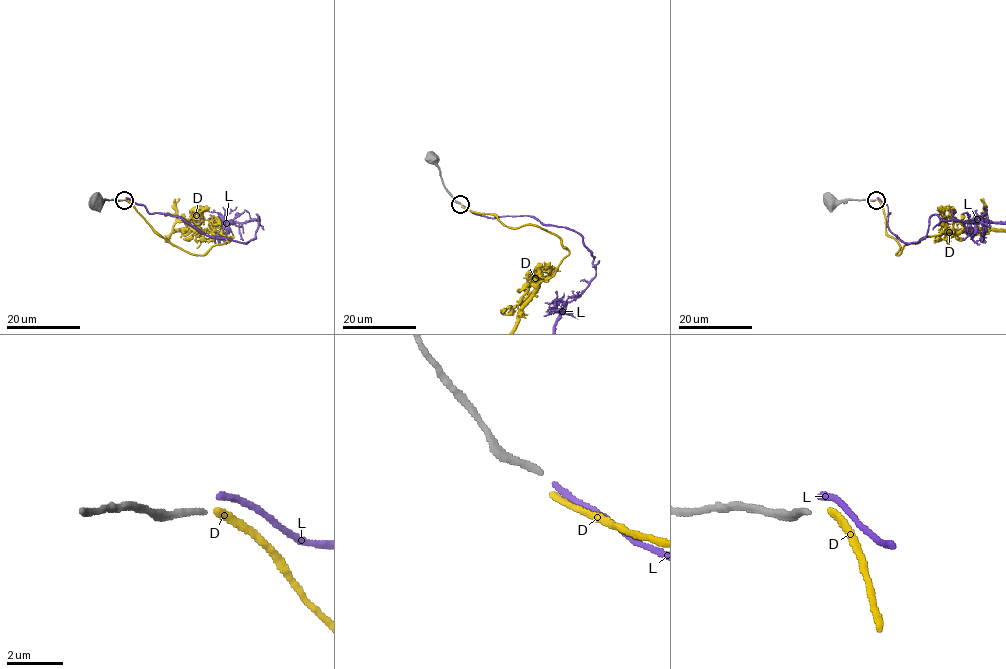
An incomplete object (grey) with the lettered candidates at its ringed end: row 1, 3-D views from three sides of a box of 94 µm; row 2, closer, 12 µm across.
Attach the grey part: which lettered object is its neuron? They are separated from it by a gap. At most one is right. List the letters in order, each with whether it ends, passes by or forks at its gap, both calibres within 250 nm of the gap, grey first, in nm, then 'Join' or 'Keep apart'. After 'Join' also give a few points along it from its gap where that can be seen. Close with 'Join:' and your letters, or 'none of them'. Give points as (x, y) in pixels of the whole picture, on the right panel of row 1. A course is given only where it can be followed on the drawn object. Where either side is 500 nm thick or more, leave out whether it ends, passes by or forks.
D: It ends there. Thickness 240 nm (grey) against 240 nm. Keep apart
L: It ends there. Thickness 240 nm (grey) against 240 nm. Keep apart
Join: none of them

